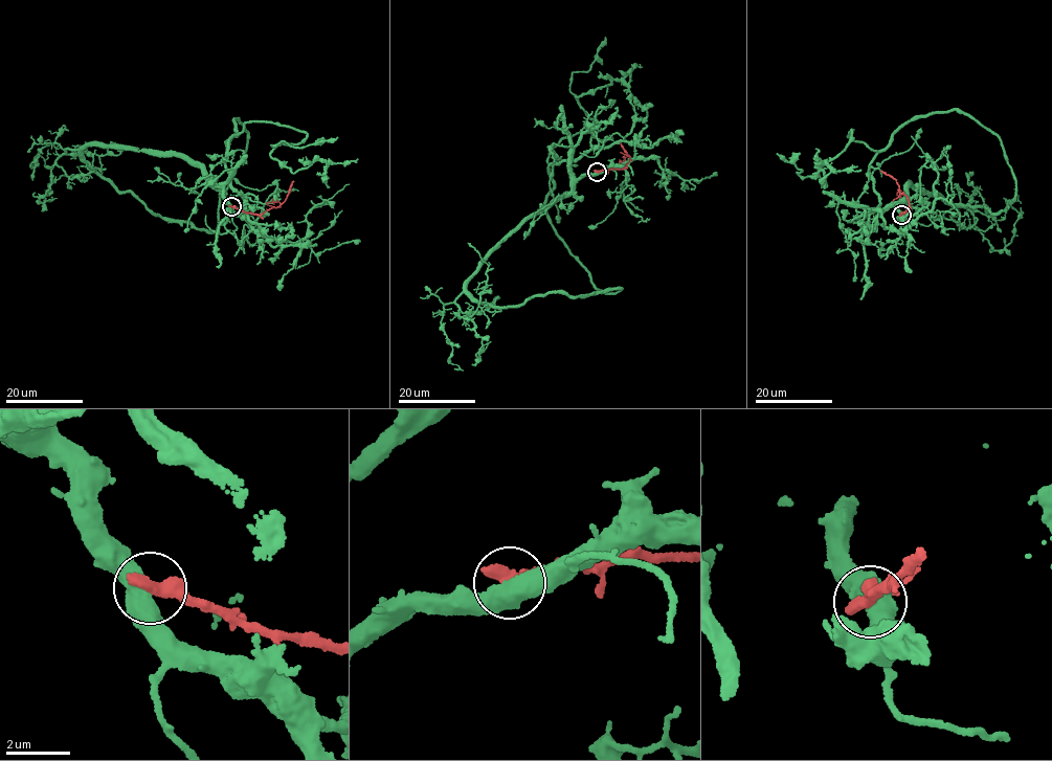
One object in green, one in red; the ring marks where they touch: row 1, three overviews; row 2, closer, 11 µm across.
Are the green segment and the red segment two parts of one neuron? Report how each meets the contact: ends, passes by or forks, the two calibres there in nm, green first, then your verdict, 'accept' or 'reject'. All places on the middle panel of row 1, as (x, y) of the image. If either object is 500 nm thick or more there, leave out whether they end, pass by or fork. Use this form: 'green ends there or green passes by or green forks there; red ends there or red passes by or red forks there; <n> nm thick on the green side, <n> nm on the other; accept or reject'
550 nm thick on the green side, 550 nm on the other; reject

